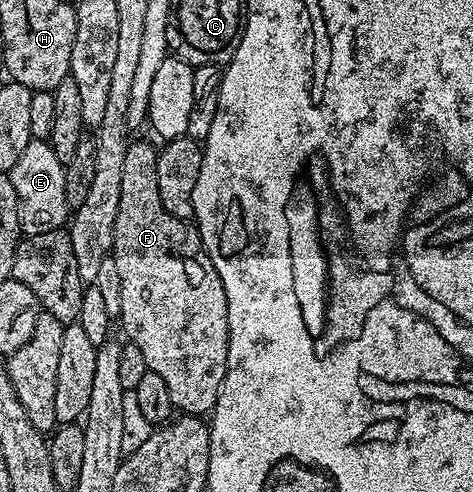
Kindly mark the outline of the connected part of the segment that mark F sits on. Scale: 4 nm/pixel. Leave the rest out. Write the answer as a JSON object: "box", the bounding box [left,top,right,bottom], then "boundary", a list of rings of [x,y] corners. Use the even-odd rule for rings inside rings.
{"box":[112,141,228,416],"boundary":[[[131,141],[124,152],[124,173],[120,179],[120,208],[116,212],[116,228],[114,229],[114,249],[112,257],[116,264],[116,272],[120,275],[120,323],[122,330],[127,334],[129,345],[140,348],[144,356],[144,364],[147,370],[156,372],[156,376],[164,379],[164,385],[168,387],[172,395],[172,404],[175,411],[186,416],[206,416],[213,411],[218,393],[222,387],[222,381],[226,375],[226,361],[228,360],[228,300],[224,296],[224,284],[212,264],[212,260],[206,254],[202,246],[202,238],[198,235],[197,225],[191,224],[185,218],[177,218],[160,204],[160,188],[156,184],[156,160],[158,150],[150,142]]]}

